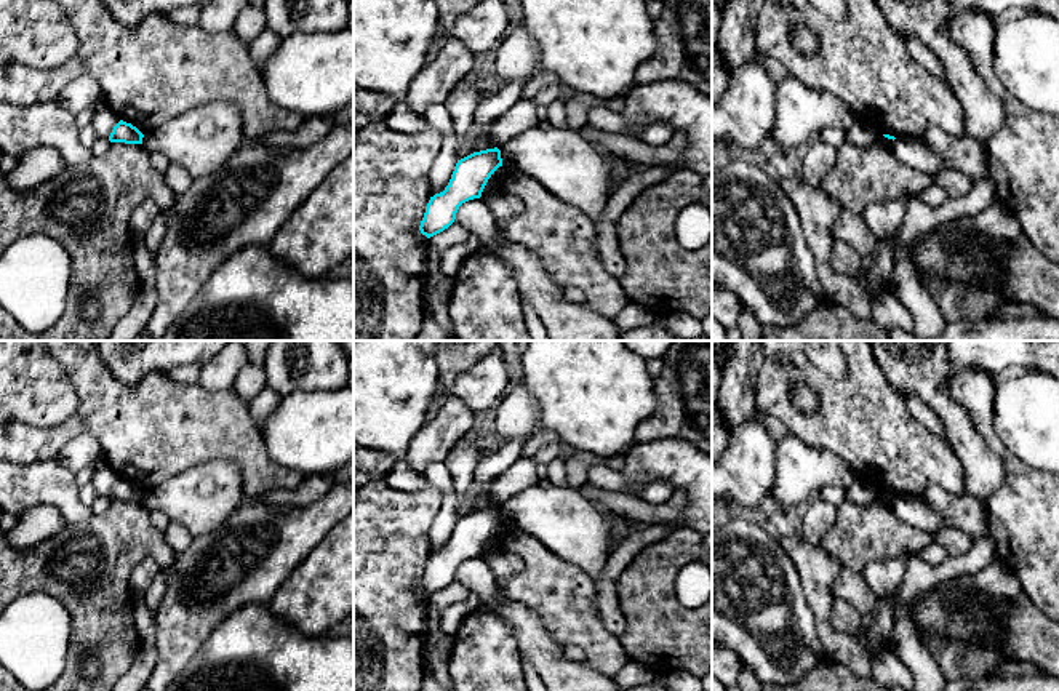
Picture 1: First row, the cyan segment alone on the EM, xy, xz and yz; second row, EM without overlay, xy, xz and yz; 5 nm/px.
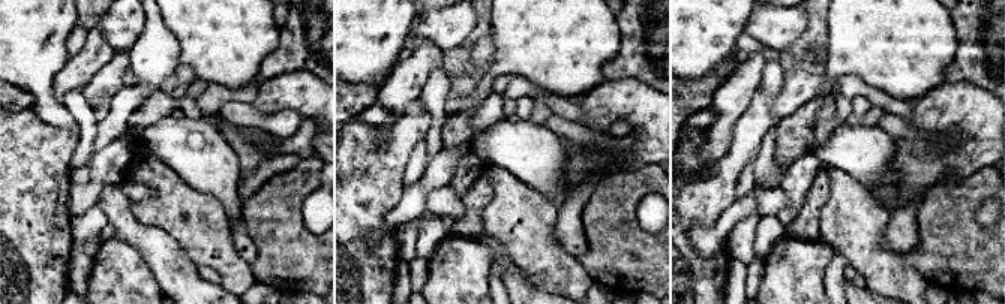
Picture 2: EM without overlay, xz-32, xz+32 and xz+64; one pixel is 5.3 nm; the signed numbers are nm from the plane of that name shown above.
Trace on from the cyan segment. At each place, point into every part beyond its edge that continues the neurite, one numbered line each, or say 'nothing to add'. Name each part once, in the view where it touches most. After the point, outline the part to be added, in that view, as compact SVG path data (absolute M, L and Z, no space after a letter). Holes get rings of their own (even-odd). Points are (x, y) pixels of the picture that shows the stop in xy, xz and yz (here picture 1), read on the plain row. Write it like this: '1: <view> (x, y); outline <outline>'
nothing to add

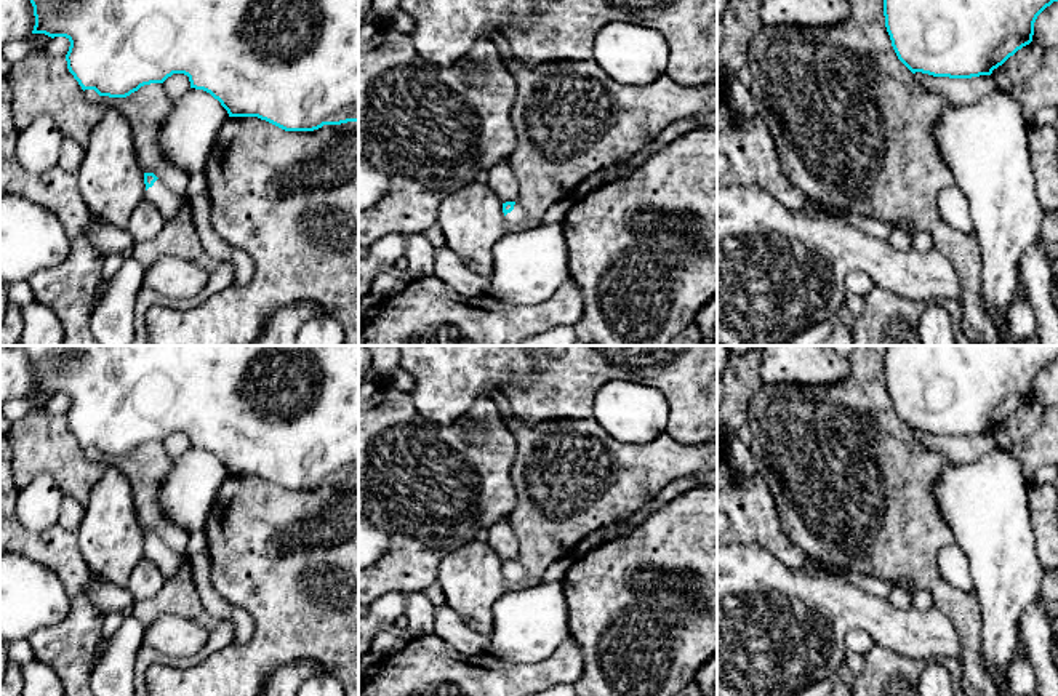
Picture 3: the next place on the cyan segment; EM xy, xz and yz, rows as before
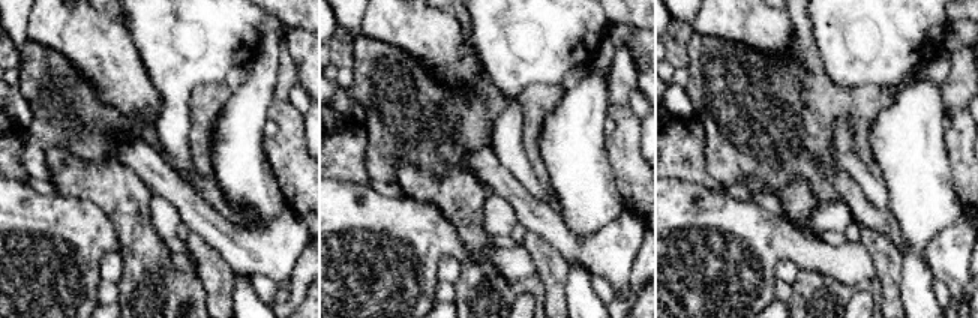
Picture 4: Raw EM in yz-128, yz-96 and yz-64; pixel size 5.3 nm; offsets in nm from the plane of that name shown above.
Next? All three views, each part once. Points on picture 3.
1: xz (517, 578); outline M568 554L559 558L557 562L554 562L541 578L533 579L531 576L527 574L520 562L515 560L514 568L504 574L504 579L509 589L527 589L527 587L538 586L538 584L562 581L567 570L575 562L576 562L575 557Z

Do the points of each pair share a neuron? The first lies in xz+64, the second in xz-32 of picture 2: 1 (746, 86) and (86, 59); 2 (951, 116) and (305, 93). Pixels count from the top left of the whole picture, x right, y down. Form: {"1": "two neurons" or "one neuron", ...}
{"1": "one neuron", "2": "one neuron"}

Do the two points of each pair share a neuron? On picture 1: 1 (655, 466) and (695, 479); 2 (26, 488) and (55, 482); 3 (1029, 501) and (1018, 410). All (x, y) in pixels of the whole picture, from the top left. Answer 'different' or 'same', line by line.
1: same
2: same
3: different

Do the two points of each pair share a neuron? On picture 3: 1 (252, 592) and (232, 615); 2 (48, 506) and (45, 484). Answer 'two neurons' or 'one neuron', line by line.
1: two neurons
2: one neuron

